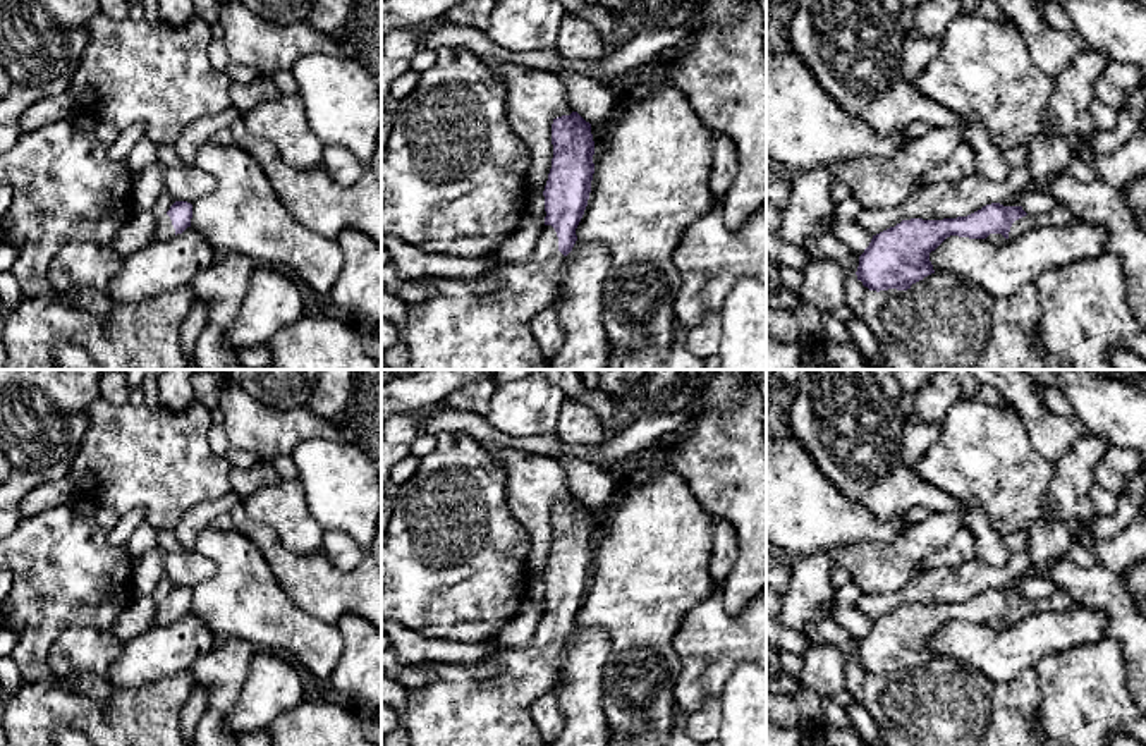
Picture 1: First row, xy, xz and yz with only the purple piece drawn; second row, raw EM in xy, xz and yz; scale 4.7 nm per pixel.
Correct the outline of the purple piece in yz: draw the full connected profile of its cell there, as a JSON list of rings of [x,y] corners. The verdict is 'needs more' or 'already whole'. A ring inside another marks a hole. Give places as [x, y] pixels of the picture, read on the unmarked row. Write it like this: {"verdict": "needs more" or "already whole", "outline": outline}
{"verdict": "needs more", "outline": [[[991,588],[981,595],[957,603],[902,605],[873,621],[859,641],[857,665],[869,676],[907,676],[912,669],[935,658],[930,638],[947,622],[986,624],[1002,619],[1017,624],[1024,617],[1043,610],[1065,610],[1081,607],[1069,593],[1057,590],[1045,600],[1027,600],[1022,591]]]}

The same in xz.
{"verdict": "needs more", "outline": [[[577,497],[553,504],[553,543],[545,581],[545,614],[531,641],[522,648],[497,646],[476,663],[435,663],[435,679],[421,688],[409,688],[407,705],[397,713],[407,732],[409,746],[546,746],[529,706],[552,691],[562,667],[562,646],[572,636],[576,614],[588,591],[594,559],[594,526],[591,509]]]}

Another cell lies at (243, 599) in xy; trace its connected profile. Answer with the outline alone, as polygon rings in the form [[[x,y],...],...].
[[[210,524],[194,533],[192,548],[211,559],[216,571],[192,588],[191,612],[199,615],[218,639],[244,639],[256,650],[287,655],[316,689],[325,688],[344,650],[337,624],[321,622],[294,605],[259,548],[237,529],[220,531]]]

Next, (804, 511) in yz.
[[[795,437],[766,440],[766,541],[787,559],[861,541],[892,543],[911,524],[905,512],[878,519],[847,498]]]

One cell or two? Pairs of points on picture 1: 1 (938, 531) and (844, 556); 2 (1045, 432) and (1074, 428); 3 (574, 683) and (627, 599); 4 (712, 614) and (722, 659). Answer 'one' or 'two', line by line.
1: one
2: one
3: two
4: one

